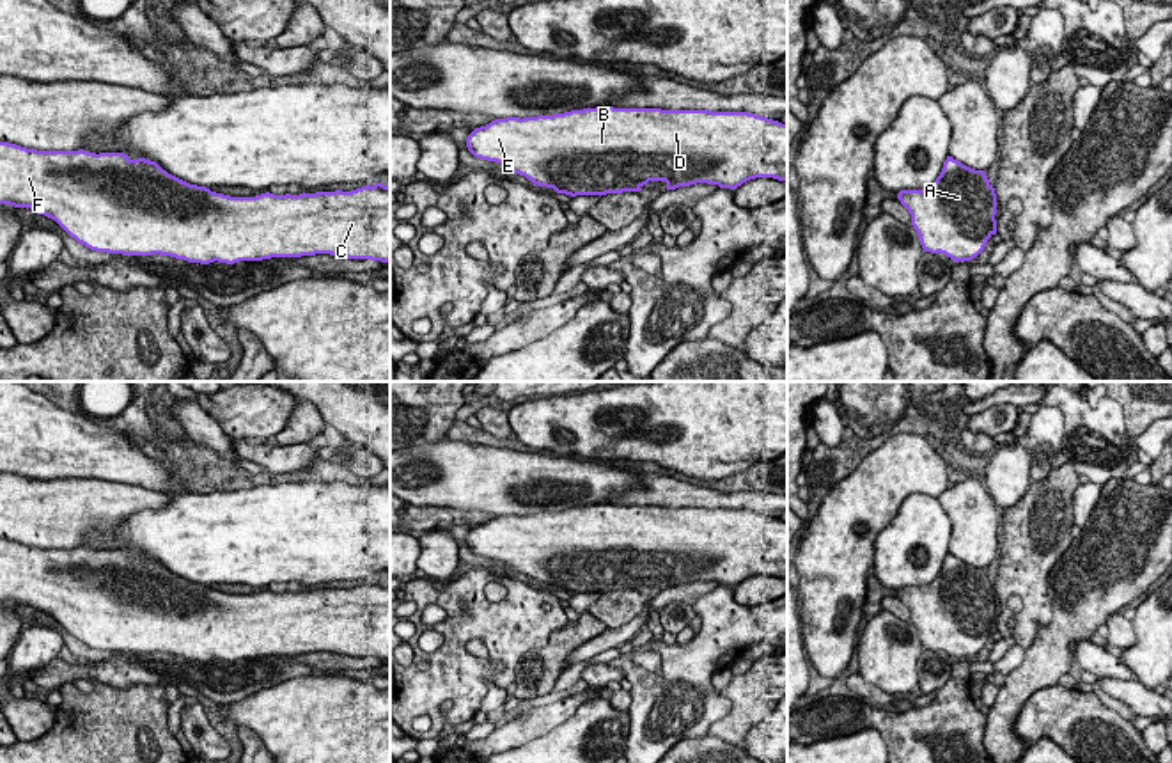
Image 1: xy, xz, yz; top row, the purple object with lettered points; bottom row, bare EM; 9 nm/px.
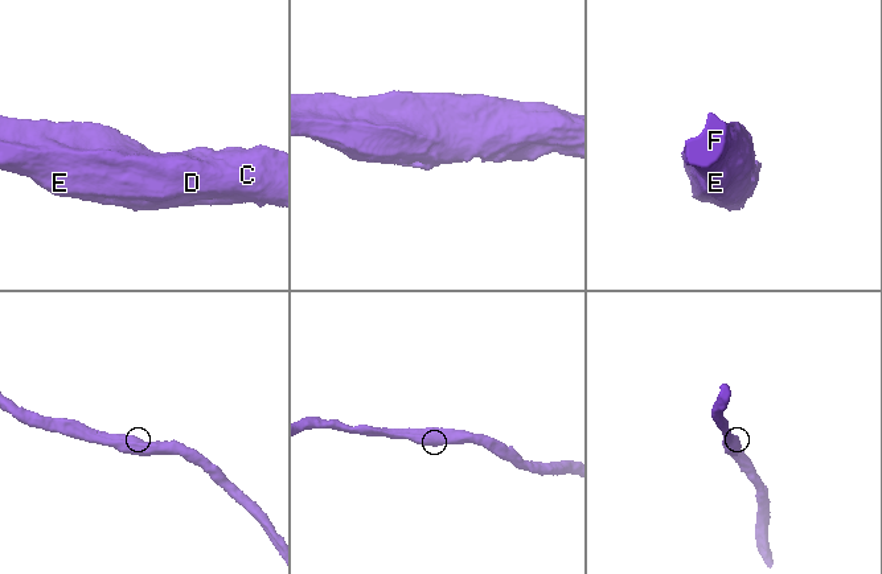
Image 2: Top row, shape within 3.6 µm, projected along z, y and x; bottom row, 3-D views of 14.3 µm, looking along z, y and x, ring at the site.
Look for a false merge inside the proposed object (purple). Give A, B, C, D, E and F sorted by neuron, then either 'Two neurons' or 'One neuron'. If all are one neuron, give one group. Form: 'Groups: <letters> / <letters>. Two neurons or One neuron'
Groups: A B C D E F. One neuron

